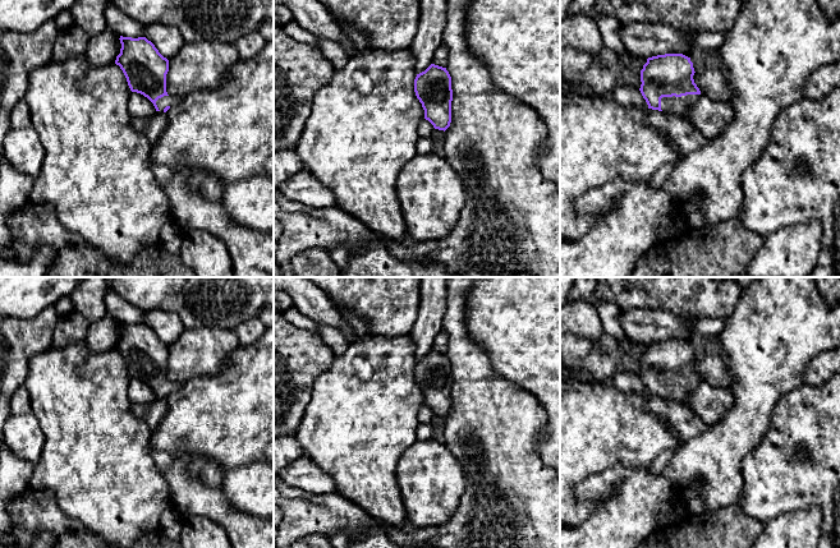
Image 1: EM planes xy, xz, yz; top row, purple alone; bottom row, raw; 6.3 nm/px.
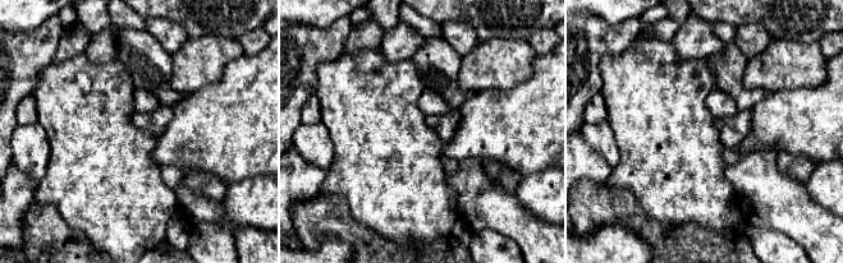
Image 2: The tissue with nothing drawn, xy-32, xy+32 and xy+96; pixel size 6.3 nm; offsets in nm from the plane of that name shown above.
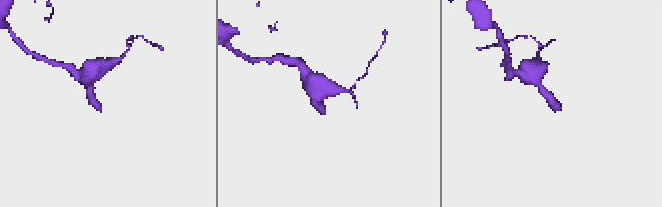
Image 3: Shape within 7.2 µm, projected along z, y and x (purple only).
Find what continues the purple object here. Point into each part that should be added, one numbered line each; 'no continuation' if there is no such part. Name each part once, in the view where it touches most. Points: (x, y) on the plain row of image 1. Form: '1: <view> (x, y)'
1: yz (675, 391)

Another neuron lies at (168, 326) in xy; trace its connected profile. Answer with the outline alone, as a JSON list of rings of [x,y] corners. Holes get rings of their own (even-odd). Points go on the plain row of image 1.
[[[146,310],[144,323],[151,327],[159,339],[166,345],[175,342],[185,331],[179,316],[167,310]]]

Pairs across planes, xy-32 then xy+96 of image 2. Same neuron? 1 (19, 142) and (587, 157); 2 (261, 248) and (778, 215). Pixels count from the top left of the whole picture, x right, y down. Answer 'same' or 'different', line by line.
1: different
2: same

